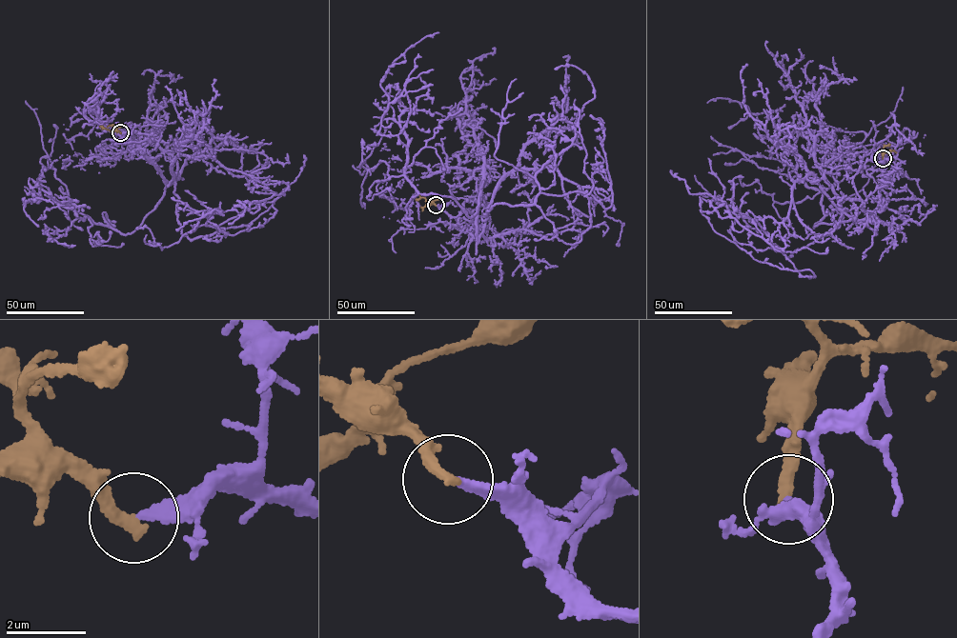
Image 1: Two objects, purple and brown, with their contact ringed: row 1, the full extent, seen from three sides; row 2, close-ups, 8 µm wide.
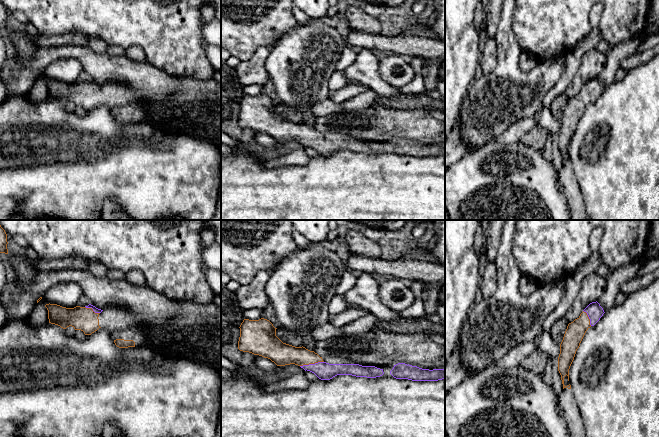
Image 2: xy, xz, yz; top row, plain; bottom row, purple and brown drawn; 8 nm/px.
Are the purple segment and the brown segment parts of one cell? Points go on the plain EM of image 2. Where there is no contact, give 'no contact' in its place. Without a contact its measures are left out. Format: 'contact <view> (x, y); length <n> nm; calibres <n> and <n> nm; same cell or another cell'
contact xz (311, 140); length 200 nm; calibres 140 and 180 nm; same cell

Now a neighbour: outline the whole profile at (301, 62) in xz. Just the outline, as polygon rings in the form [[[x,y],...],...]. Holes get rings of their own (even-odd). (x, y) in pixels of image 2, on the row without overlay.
[[[320,20],[298,23],[280,36],[265,62],[280,104],[306,114],[314,103],[328,99],[329,79],[337,71],[336,64],[347,46],[346,38],[336,28]]]

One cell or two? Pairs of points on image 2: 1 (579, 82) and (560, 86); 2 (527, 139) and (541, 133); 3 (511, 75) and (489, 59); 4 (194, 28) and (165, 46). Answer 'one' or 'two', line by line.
1: two
2: one
3: two
4: one

